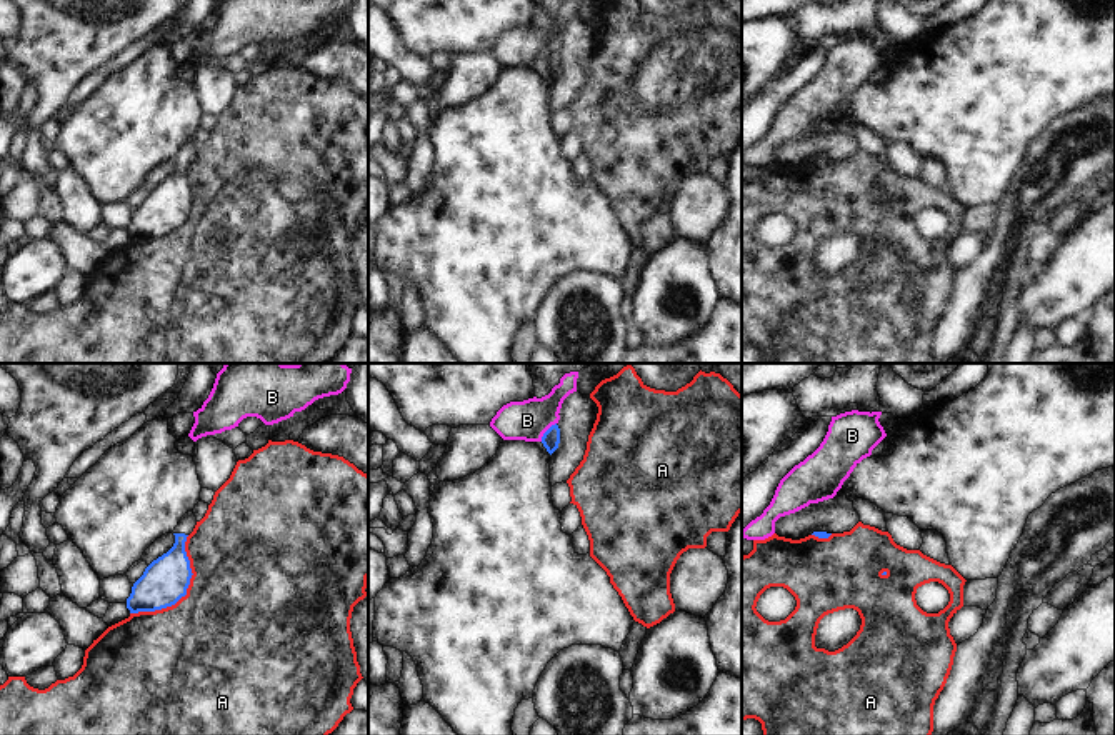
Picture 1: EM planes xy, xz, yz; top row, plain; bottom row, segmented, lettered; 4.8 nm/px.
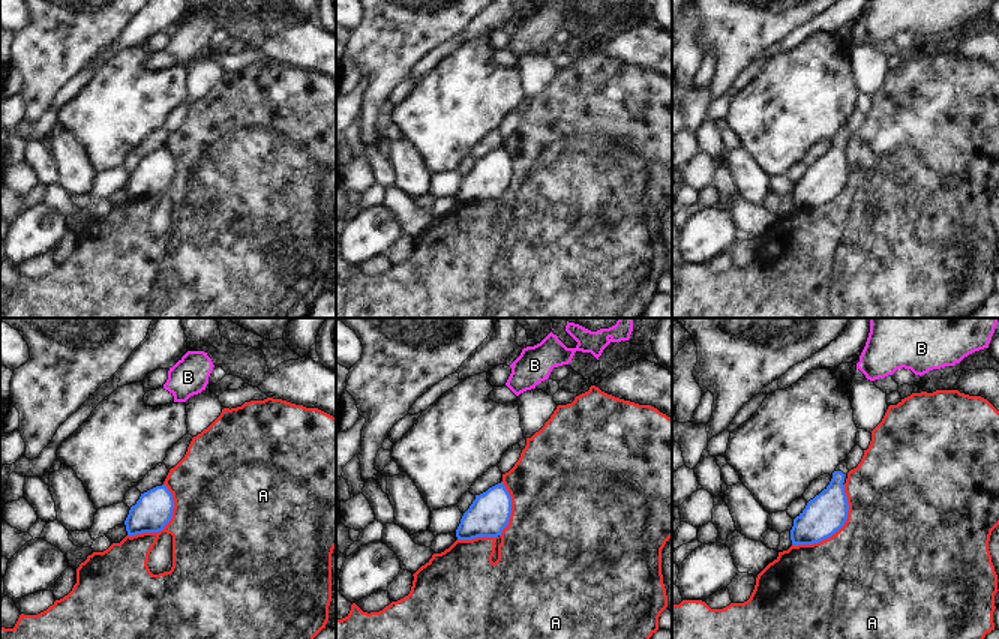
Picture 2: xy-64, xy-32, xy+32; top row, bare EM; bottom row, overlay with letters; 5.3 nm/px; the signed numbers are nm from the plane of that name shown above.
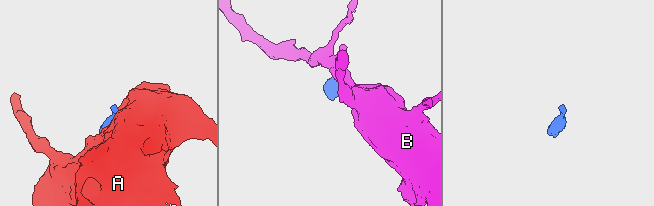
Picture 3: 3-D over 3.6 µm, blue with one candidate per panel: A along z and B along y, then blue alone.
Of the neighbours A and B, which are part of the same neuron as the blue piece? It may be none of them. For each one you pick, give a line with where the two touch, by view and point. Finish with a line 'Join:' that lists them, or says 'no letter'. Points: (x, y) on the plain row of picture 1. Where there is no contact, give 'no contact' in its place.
Join: no letter

